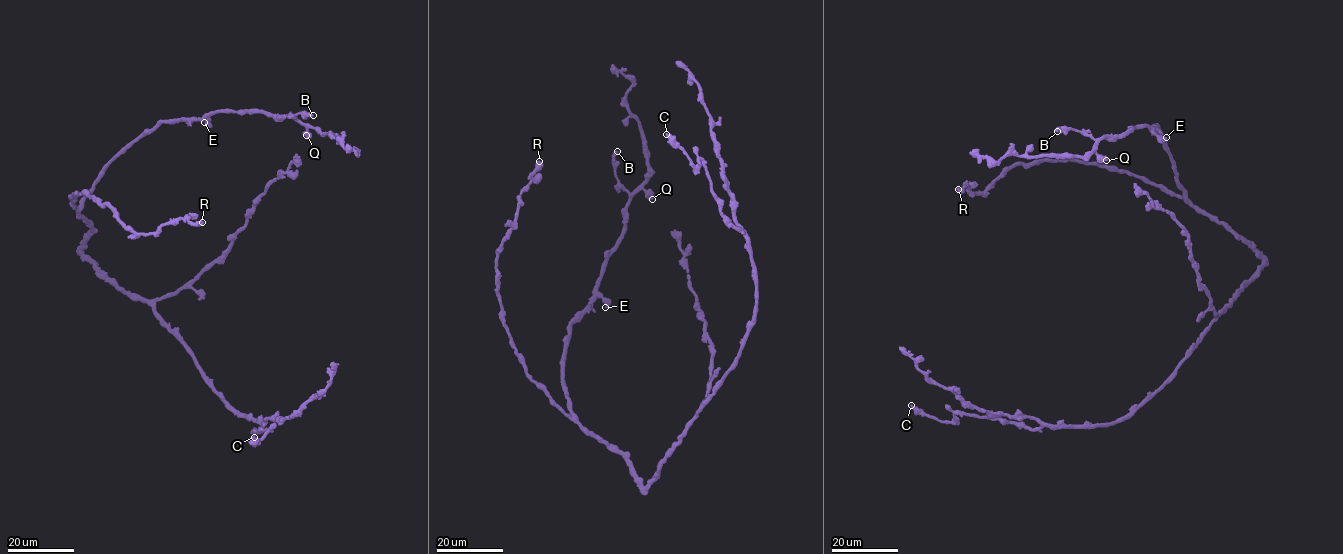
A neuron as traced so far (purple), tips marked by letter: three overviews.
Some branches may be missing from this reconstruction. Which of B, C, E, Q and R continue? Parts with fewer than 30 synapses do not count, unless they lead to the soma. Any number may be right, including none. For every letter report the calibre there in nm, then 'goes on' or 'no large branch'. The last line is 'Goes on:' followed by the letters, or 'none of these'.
B: 240 nm | no large branch
C: 280 nm | no large branch
E: 240 nm | no large branch
Q: 440 nm | no large branch
R: 400 nm | no large branch
Goes on: none of these

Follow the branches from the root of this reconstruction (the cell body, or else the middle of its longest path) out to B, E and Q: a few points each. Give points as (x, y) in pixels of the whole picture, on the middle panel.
B: (640, 484), (626, 458), (572, 415), (561, 383), (571, 324), (624, 226), (630, 194), (616, 178), (617, 151)
E: (640, 484), (626, 458), (572, 415), (561, 383), (571, 324), (597, 296), (606, 303), (605, 307)
Q: (640, 484), (626, 458), (572, 415), (561, 375), (571, 324), (620, 240), (630, 197), (642, 189), (652, 199)

